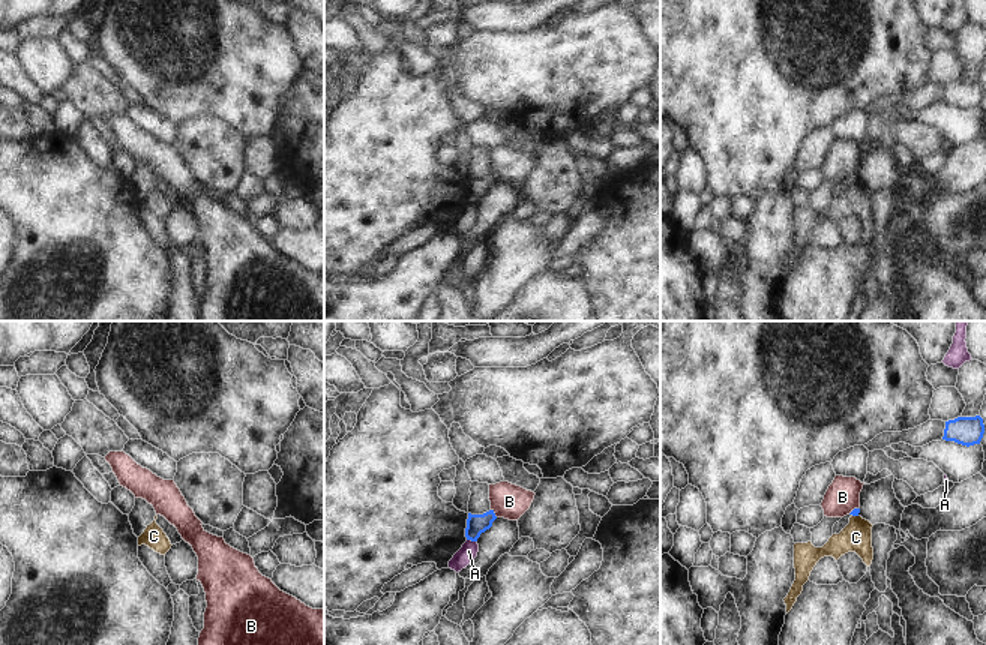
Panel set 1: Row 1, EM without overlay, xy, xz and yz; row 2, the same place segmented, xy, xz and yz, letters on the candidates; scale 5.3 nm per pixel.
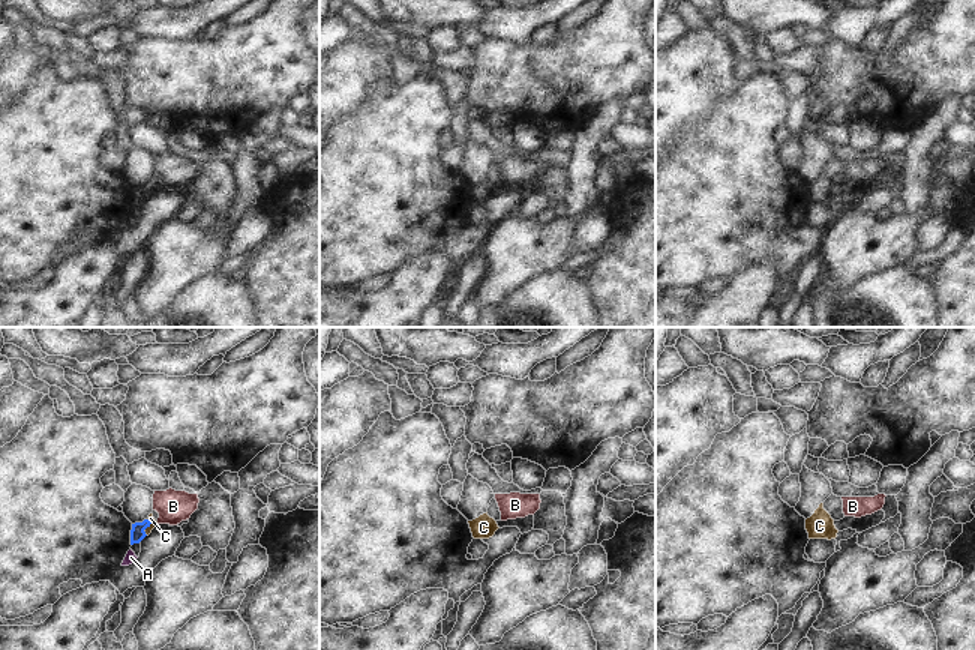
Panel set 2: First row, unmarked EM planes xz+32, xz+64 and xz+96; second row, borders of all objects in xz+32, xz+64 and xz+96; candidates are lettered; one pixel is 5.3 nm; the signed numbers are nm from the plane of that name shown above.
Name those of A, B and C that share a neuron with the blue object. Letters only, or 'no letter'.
no letter.

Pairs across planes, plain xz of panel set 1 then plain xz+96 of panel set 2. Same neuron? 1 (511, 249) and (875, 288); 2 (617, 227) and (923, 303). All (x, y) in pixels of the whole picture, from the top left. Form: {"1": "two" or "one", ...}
{"1": "two", "2": "two"}

